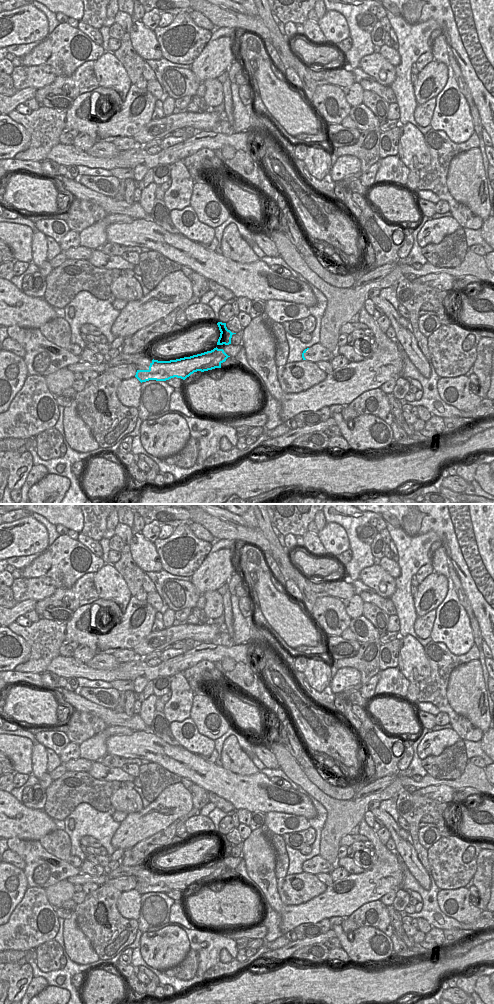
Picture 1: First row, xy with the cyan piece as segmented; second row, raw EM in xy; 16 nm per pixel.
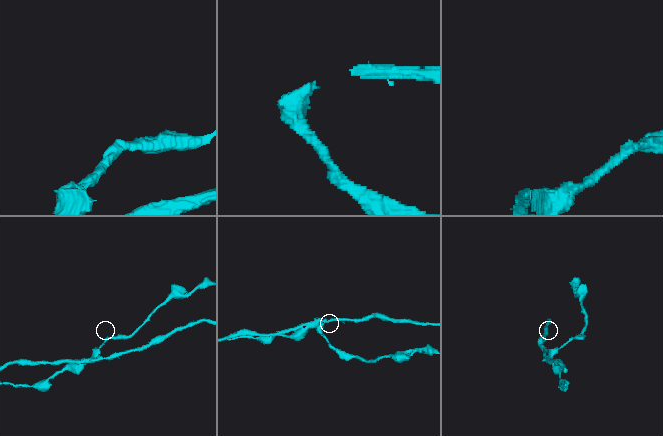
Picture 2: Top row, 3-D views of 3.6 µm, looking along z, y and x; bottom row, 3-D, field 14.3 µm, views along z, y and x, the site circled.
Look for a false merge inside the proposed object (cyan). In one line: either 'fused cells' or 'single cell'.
fused cells

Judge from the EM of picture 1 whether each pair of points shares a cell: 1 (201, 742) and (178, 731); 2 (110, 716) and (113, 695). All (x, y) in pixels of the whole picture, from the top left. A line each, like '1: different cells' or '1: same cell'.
1: same cell
2: different cells

